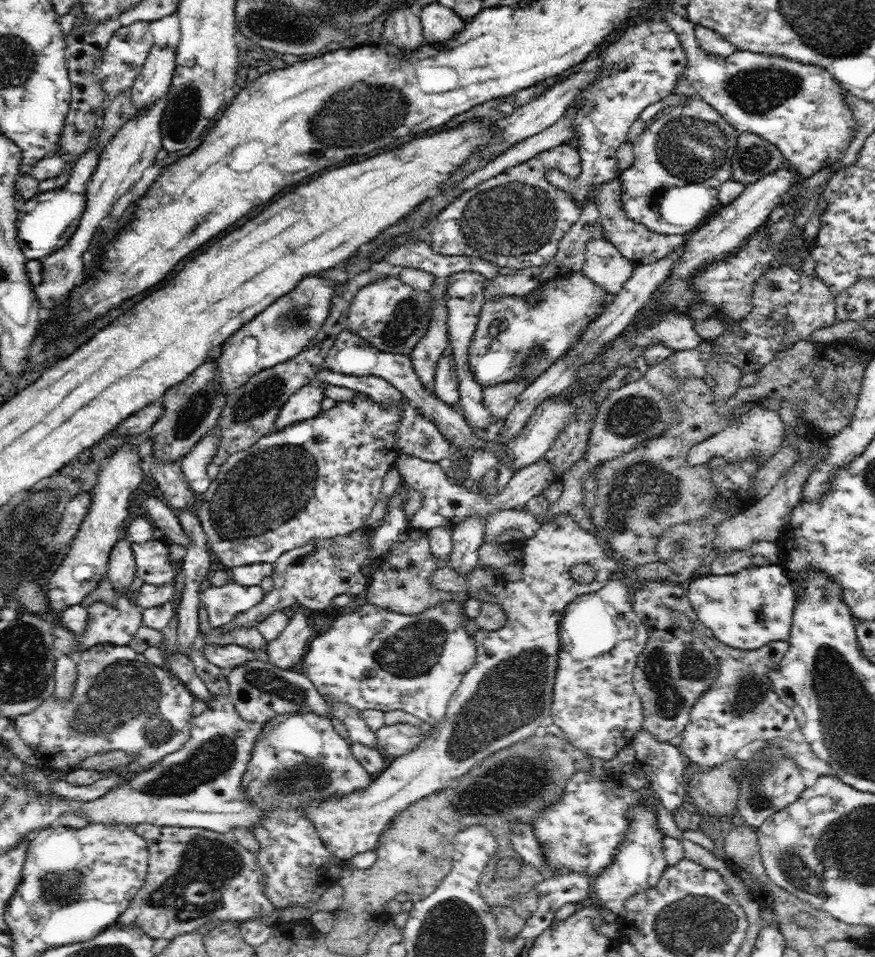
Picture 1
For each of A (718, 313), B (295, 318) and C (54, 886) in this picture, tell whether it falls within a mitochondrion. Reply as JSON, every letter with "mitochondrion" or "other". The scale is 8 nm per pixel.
{"A":"other","B":"mitochondrion","C":"mitochondrion"}

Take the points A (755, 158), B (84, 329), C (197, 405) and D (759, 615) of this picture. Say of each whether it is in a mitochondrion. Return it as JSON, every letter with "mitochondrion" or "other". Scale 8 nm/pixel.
{"A":"mitochondrion","B":"other","C":"mitochondrion","D":"other"}

